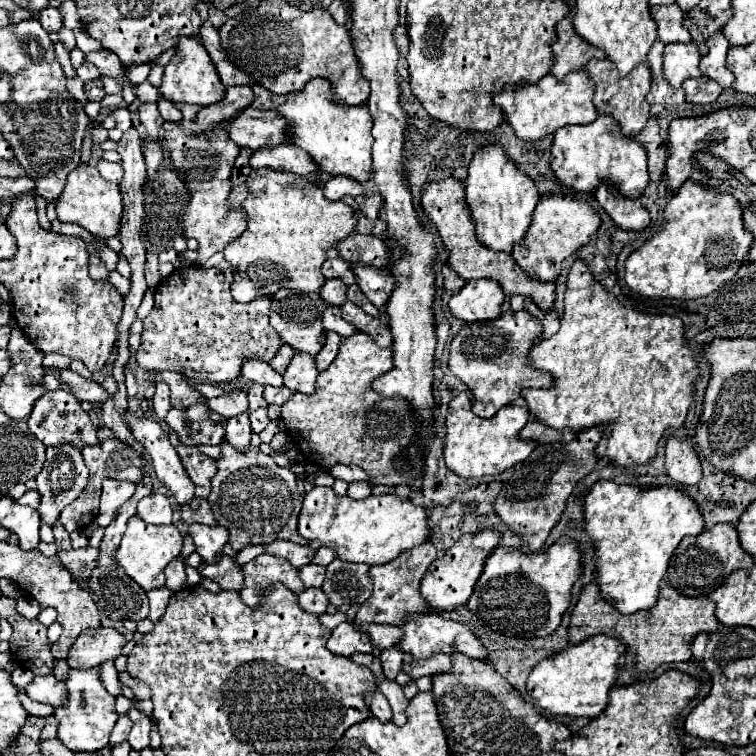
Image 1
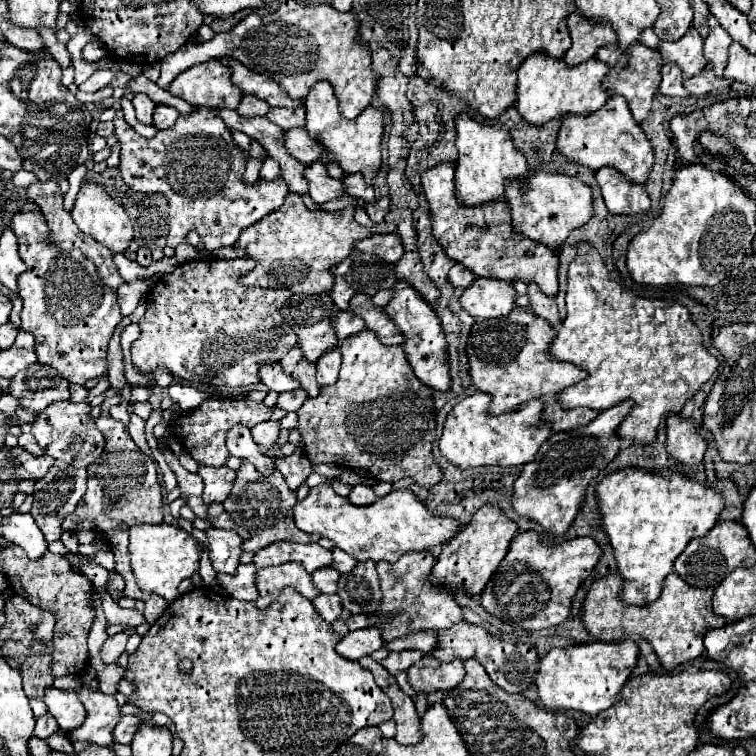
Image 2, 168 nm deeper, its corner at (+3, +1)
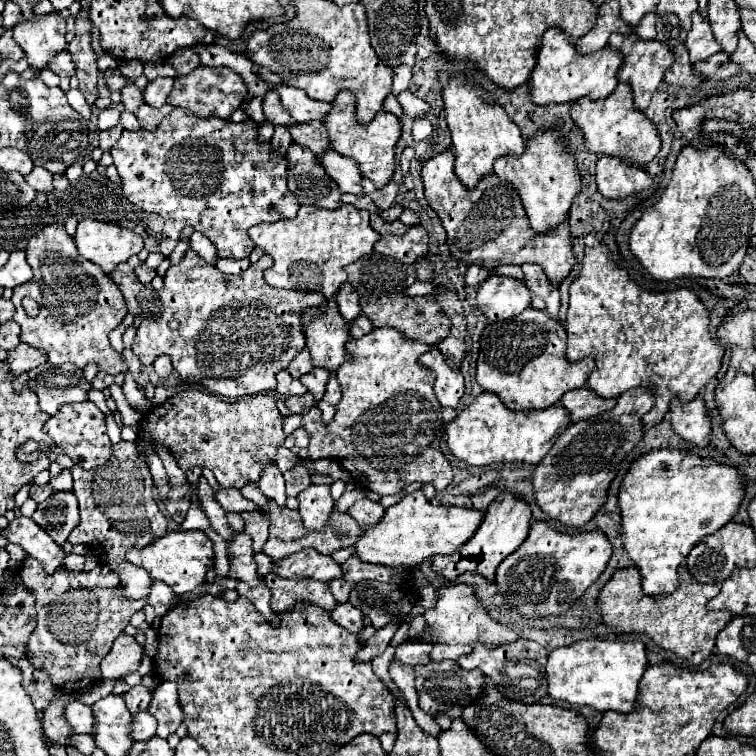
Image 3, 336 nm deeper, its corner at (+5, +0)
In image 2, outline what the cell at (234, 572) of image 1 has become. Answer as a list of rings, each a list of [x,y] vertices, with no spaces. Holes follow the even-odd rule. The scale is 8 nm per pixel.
[[[240,564],[236,574],[218,576],[218,580],[228,590],[230,596],[234,596],[238,600],[254,602],[254,598],[258,598],[258,592],[256,592],[256,586],[254,586],[254,574],[256,574],[254,564]]]

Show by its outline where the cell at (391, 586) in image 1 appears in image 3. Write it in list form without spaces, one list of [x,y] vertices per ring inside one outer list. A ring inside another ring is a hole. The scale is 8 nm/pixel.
[[[448,585],[438,589],[438,603],[434,609],[428,609],[424,613],[428,625],[424,629],[424,639],[434,643],[462,643],[462,645],[486,645],[486,647],[502,647],[508,643],[514,643],[520,639],[520,633],[516,633],[510,627],[498,625],[486,611],[486,607],[474,597],[474,589],[470,585]]]

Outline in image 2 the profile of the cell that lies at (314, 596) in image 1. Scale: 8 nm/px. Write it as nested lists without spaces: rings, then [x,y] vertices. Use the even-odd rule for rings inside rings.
[[[318,594],[318,598],[312,600],[316,612],[326,620],[326,622],[334,622],[342,610],[340,600],[336,598],[336,594]]]

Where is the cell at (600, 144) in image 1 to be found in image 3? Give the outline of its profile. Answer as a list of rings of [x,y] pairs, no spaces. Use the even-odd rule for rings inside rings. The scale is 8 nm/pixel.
[[[618,83],[618,87],[606,99],[578,99],[572,103],[570,115],[574,123],[584,131],[586,147],[596,155],[614,155],[624,159],[626,163],[646,167],[660,151],[660,133],[656,125],[634,107],[632,89],[626,83]]]

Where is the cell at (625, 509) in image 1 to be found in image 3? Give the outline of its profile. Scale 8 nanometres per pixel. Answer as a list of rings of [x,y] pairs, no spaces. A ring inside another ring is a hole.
[[[660,447],[632,463],[620,489],[622,511],[622,541],[632,557],[634,565],[642,573],[644,595],[668,595],[678,587],[678,567],[688,557],[690,549],[700,543],[702,537],[718,531],[730,523],[744,499],[744,477],[728,465],[720,465],[714,459],[704,459],[696,453],[676,447]]]

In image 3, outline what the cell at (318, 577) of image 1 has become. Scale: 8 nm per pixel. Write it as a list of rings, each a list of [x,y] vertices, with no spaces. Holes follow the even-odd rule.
[[[334,579],[330,585],[330,591],[332,595],[336,597],[338,603],[348,603],[348,597],[350,597],[350,591],[354,589],[354,583],[352,581],[346,581],[346,579]]]

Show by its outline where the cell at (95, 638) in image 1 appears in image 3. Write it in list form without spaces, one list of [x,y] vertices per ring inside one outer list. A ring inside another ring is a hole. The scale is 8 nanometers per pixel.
[[[120,633],[110,649],[110,653],[102,659],[100,669],[104,679],[118,679],[126,673],[132,673],[140,667],[140,661],[144,657],[144,649],[136,643],[134,637]]]

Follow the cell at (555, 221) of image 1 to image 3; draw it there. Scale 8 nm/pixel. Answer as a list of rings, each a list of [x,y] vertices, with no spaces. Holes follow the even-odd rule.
[[[558,129],[532,135],[526,141],[526,149],[520,157],[506,155],[496,159],[494,173],[514,183],[532,223],[532,229],[538,233],[554,229],[560,221],[564,221],[568,217],[574,197],[580,193],[580,175],[576,169],[576,161],[574,157],[570,157],[570,151],[564,143],[564,135]]]

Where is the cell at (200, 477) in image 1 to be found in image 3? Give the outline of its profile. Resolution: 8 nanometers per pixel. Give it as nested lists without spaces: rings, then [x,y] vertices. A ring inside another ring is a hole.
[[[224,487],[218,489],[216,491],[216,501],[226,511],[238,511],[238,513],[242,513],[242,511],[256,511],[258,509],[256,503],[248,501],[246,497],[242,497],[242,493],[236,491],[236,489],[224,489]]]

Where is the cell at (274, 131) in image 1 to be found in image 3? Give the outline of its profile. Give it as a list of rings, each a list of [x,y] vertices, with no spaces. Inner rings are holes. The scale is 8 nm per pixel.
[[[328,149],[322,155],[318,155],[318,159],[324,163],[324,169],[332,175],[332,179],[340,185],[340,189],[344,193],[366,195],[364,189],[362,189],[362,173],[360,173],[360,169],[358,169],[354,159],[338,155],[332,149]]]

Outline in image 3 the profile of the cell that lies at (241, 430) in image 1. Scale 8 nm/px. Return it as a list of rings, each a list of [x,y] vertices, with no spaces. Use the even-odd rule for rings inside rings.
[[[270,465],[264,473],[262,473],[262,481],[258,483],[260,491],[264,493],[264,497],[276,501],[276,505],[284,507],[286,505],[286,491],[284,491],[284,477],[280,473],[280,469],[276,465]]]

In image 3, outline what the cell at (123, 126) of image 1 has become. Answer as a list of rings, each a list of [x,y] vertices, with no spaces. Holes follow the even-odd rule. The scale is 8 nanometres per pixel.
[[[174,109],[164,117],[156,131],[140,129],[122,133],[110,151],[122,179],[122,189],[130,203],[164,219],[160,239],[160,253],[164,257],[174,251],[182,229],[194,227],[216,245],[220,257],[248,259],[254,251],[254,243],[248,237],[250,227],[296,217],[300,205],[286,185],[288,161],[284,155],[276,153],[268,141],[258,143],[258,135],[258,123],[252,119],[244,123],[232,123],[228,119],[196,119],[196,115],[188,115],[180,109]]]

